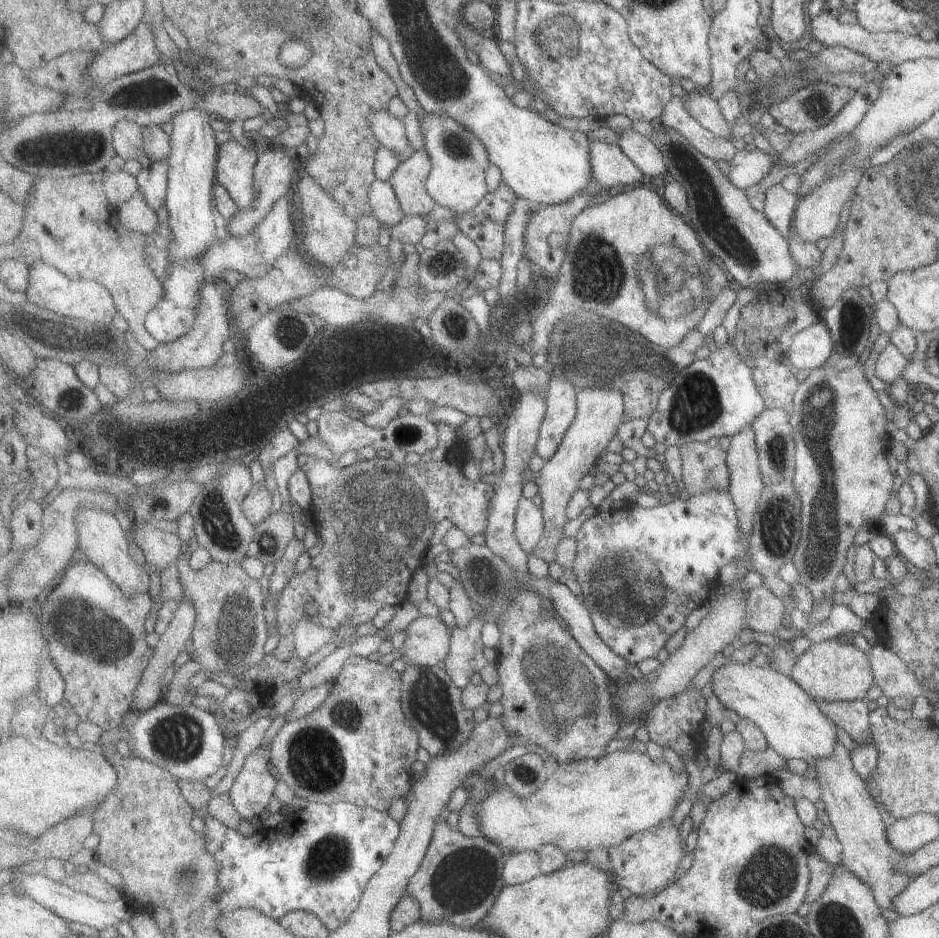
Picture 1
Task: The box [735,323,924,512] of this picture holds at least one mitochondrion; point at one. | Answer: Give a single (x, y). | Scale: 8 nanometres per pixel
(775, 447)

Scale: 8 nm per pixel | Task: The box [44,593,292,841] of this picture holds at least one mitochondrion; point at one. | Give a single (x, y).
(86, 629)

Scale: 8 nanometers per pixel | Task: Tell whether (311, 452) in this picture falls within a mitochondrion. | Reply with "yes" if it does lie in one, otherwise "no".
no

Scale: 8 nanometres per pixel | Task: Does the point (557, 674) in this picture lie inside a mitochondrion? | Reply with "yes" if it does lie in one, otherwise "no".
yes

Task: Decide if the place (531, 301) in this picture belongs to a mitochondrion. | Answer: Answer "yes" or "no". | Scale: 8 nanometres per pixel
no

